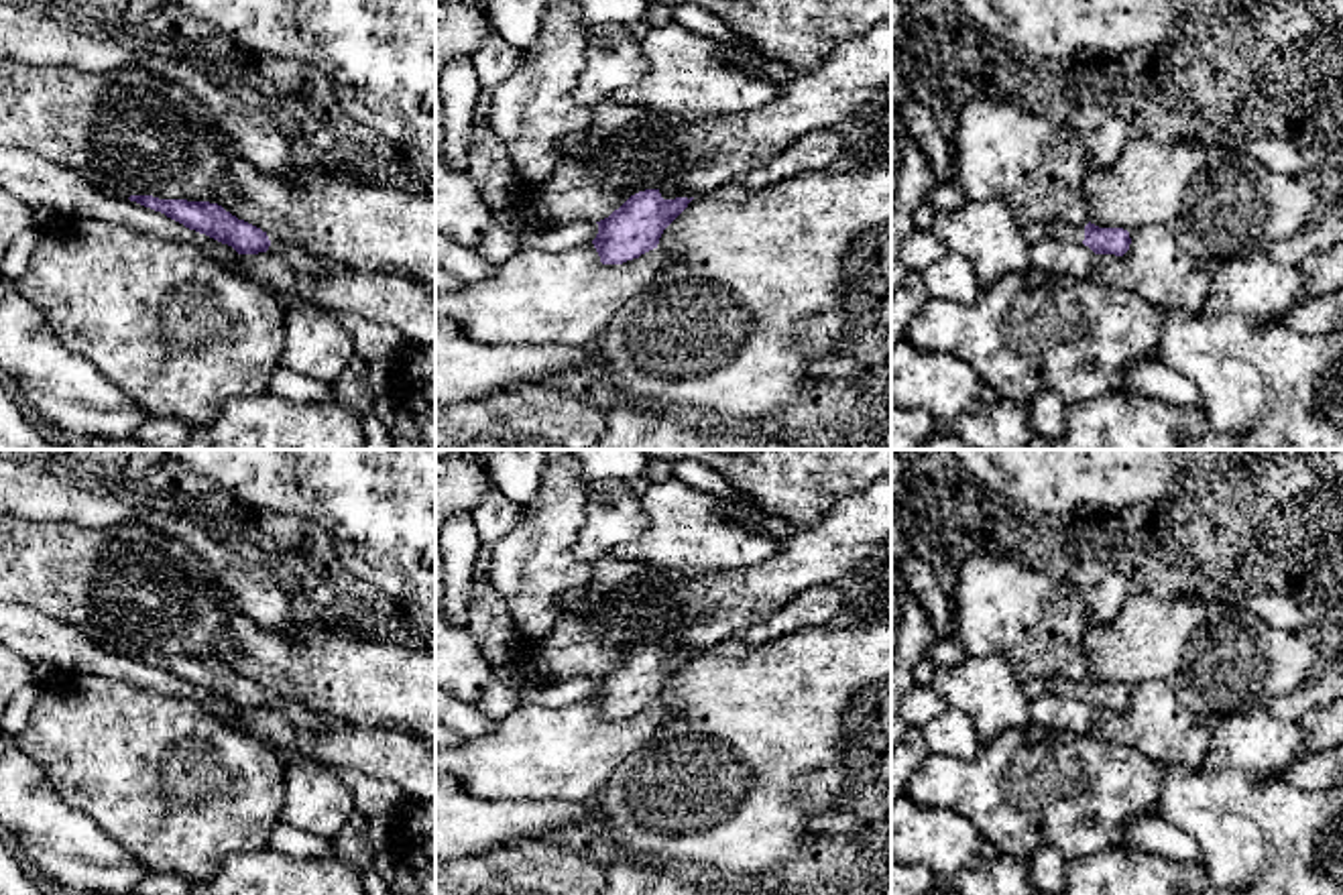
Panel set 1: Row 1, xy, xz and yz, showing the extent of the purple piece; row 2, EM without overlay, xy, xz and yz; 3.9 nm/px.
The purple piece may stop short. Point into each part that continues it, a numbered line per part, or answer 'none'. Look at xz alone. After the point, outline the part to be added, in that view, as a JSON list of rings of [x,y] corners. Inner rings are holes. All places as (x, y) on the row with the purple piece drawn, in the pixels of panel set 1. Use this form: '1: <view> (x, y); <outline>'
1: xz (668, 190); [[[667,179],[661,187],[659,193],[663,199],[676,199],[682,197],[682,193],[678,191],[680,181],[678,179]]]

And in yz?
1: yz (1057, 230); [[[1052,222],[1052,224],[1046,224],[1046,238],[1070,242],[1070,244],[1083,244],[1085,226],[1072,226],[1066,222]]]

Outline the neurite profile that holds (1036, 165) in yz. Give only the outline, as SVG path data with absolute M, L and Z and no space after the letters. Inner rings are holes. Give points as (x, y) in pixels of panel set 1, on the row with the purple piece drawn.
M993 100L969 102L950 136L954 183L967 199L1001 197L1019 226L1087 226L1091 153L1066 120Z

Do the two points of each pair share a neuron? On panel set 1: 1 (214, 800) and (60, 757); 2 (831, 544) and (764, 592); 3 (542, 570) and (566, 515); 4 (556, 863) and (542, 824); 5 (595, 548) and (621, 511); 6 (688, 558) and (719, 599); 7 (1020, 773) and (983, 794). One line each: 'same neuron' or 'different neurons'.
1: same neuron
2: same neuron
3: same neuron
4: different neurons
5: same neuron
6: different neurons
7: same neuron

